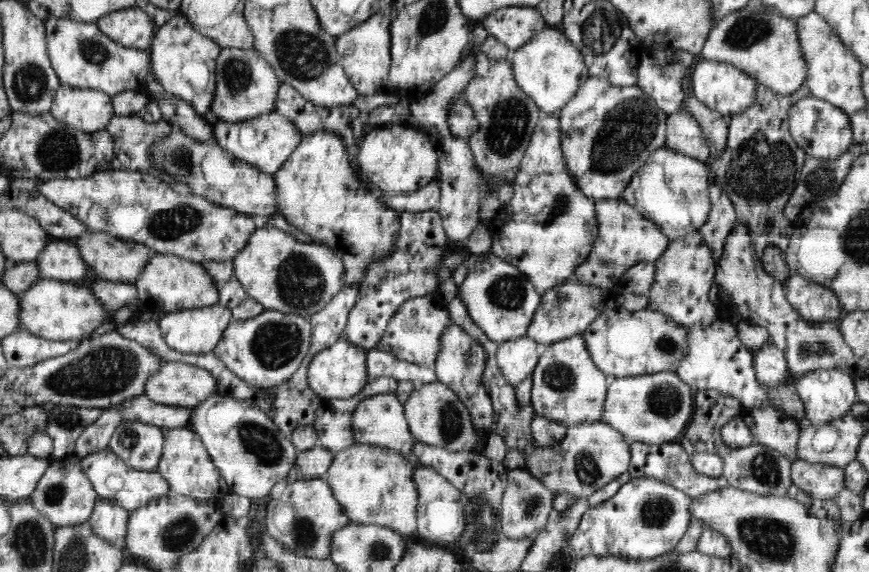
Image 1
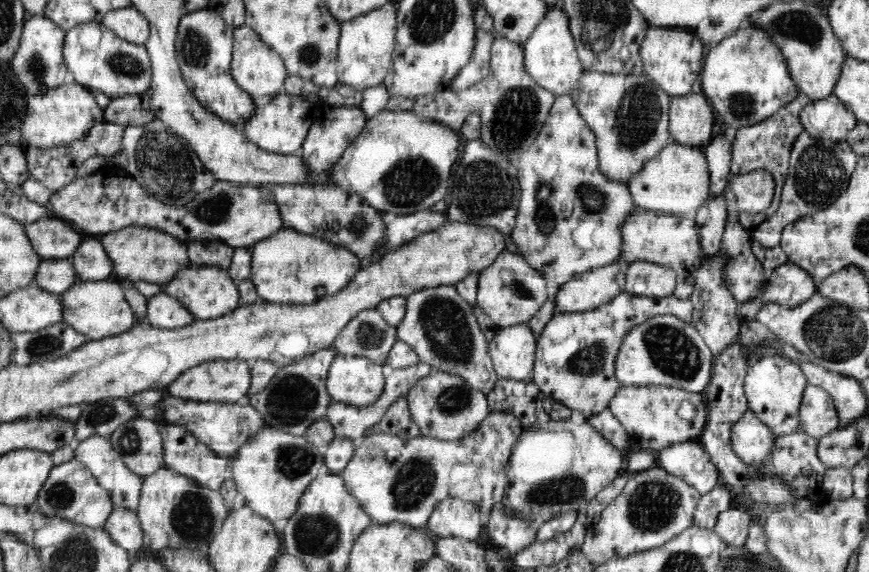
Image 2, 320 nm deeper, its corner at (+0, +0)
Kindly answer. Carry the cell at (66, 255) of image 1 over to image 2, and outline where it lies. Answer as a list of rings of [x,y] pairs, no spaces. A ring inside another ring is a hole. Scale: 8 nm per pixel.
[[[96,239],[82,240],[76,252],[69,257],[79,281],[104,281],[114,277],[113,263]]]

